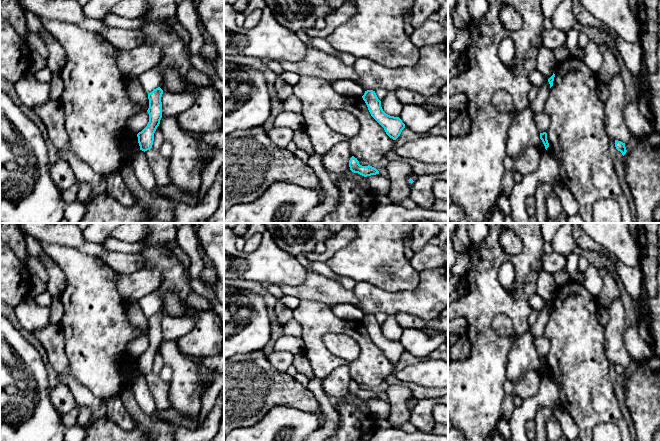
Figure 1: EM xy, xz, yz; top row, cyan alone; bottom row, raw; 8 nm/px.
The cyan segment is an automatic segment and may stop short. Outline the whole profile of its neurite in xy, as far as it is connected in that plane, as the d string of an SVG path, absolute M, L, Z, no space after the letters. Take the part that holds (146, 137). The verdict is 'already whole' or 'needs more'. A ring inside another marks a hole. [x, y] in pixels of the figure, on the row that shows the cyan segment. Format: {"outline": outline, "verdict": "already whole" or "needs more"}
{"outline": "M160 87L148 93L149 108L147 112L149 114L149 122L147 126L137 134L140 150L144 152L152 148L154 133L162 118L162 94L163 90Z", "verdict": "already whole"}

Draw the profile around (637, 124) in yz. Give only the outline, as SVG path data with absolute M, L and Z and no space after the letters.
M635 97L625 105L623 110L623 119L627 129L638 140L655 132L651 122L642 114L639 103L640 100Z

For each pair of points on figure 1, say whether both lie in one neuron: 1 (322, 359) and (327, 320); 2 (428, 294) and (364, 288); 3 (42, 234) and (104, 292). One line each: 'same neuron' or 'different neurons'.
1: same neuron
2: same neuron
3: different neurons

